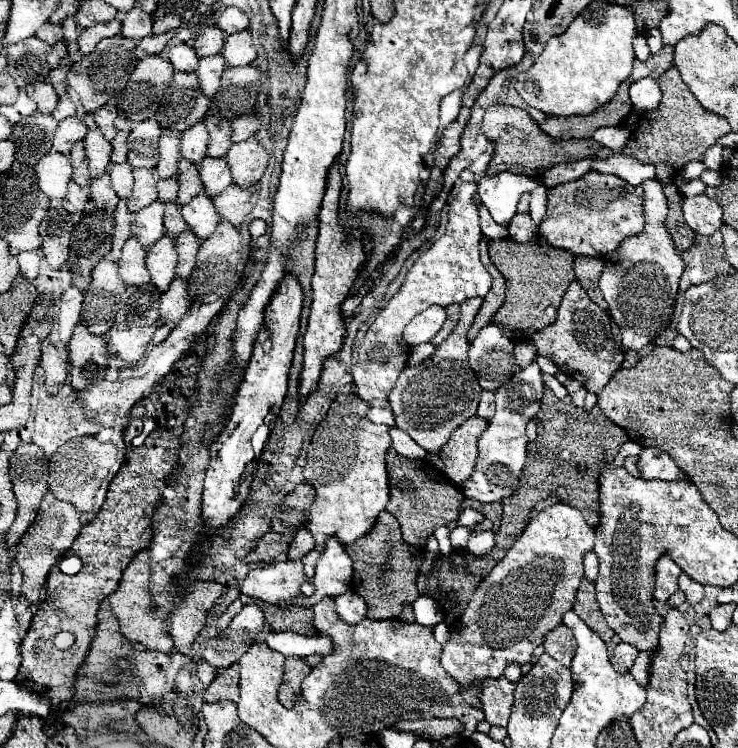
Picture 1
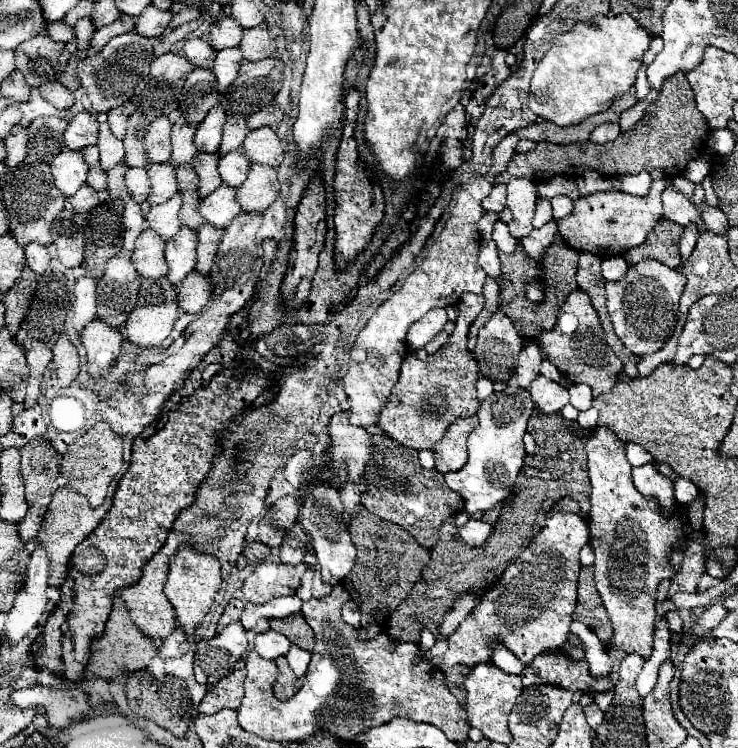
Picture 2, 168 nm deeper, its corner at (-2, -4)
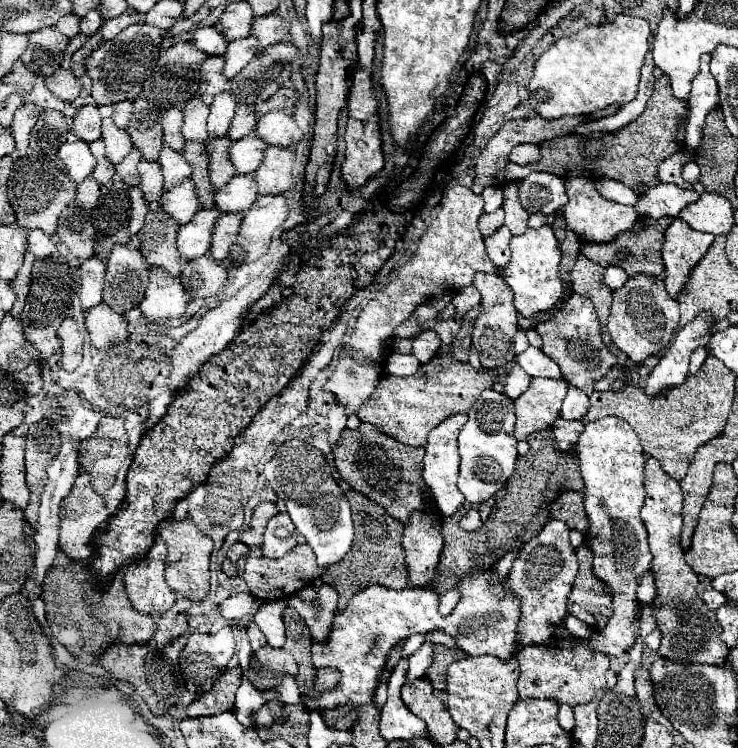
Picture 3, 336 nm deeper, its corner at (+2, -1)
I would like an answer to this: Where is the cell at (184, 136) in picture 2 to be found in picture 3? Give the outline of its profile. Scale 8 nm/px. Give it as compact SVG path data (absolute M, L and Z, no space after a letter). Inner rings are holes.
M199 97L187 101L185 109L183 109L183 127L181 127L181 135L185 141L207 141L207 129L205 129L205 121L209 115L209 107L201 103Z

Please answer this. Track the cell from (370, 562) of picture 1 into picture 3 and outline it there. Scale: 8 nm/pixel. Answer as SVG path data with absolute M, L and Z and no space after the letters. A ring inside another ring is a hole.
M349 491L347 493L347 501L351 505L351 511L353 511L353 523L355 523L355 543L351 547L351 551L335 565L327 567L321 575L321 579L325 583L329 583L331 587L335 587L339 591L339 609L345 609L349 599L357 593L357 591L363 591L365 587L369 585L383 585L383 587L389 587L389 589L405 589L407 583L409 583L409 577L407 577L407 565L405 565L405 551L403 551L403 545L401 545L401 539L403 539L403 525L393 519L383 507L379 507L377 503L371 503L365 495L361 493L355 493L355 491Z

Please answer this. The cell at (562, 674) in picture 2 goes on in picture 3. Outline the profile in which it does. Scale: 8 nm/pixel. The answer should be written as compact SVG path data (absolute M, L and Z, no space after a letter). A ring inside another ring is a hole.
M553 637L547 647L525 647L517 653L519 661L519 697L539 697L557 699L571 707L579 703L589 703L597 691L605 689L605 673L609 669L607 655L591 651L589 645L573 643L569 639Z

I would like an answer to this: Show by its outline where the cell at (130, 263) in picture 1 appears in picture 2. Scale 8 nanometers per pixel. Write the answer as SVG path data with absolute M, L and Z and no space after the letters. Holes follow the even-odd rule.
M147 228L139 234L135 240L135 250L133 250L133 266L139 274L145 278L159 278L167 274L167 260L163 254L165 240L155 234L155 230Z

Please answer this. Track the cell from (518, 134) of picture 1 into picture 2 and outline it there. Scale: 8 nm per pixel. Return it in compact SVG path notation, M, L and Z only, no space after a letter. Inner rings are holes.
M683 72L667 78L663 82L661 94L655 102L651 102L643 114L643 118L627 132L619 134L617 140L607 144L593 144L593 142L575 142L575 144L551 144L539 142L533 152L515 154L503 172L501 180L507 184L513 178L527 178L535 184L561 174L569 178L581 178L587 170L597 170L603 176L625 176L625 174L639 174L649 172L651 178L673 178L683 174L687 164L697 158L707 144L709 126L701 112L697 110L693 90Z

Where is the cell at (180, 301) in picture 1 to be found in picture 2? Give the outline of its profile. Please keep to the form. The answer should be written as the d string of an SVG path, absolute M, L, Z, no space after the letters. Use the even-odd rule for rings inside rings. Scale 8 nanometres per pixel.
M191 272L177 286L177 294L179 294L179 308L183 312L199 312L209 302L213 294L213 286L203 274Z

